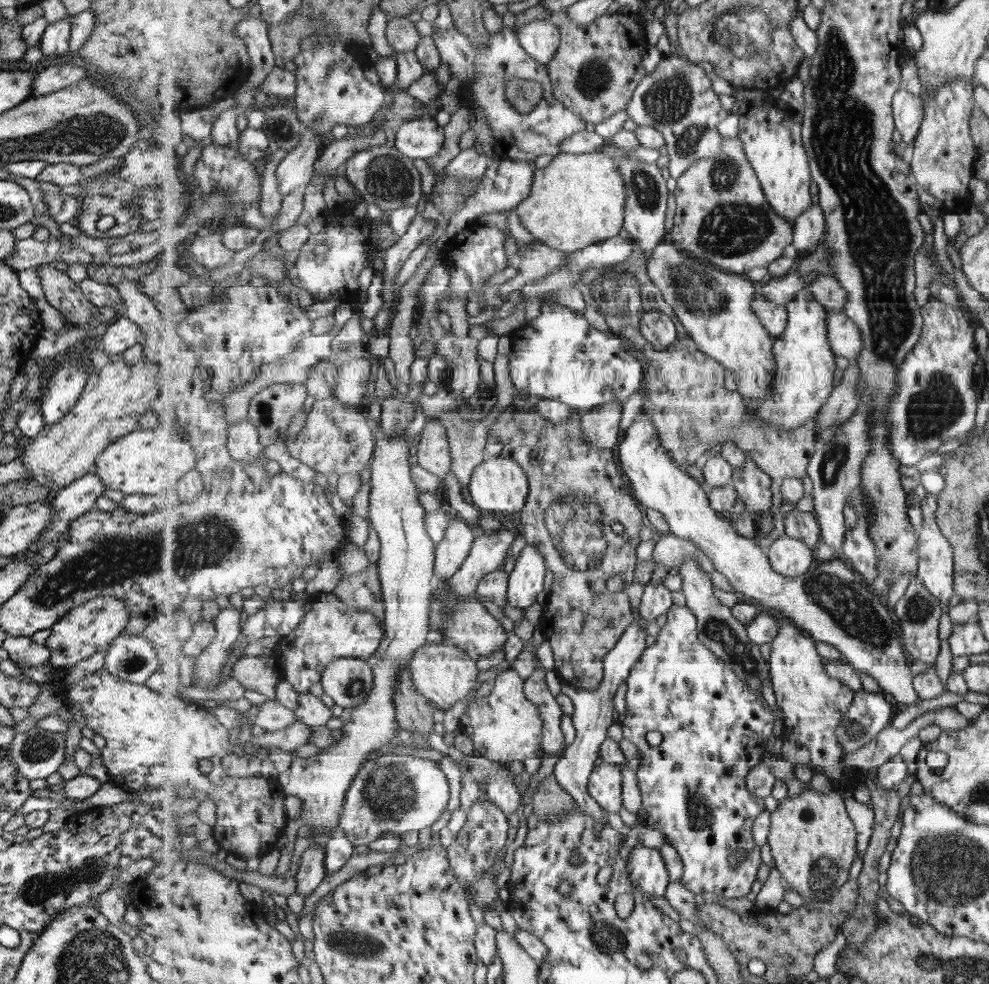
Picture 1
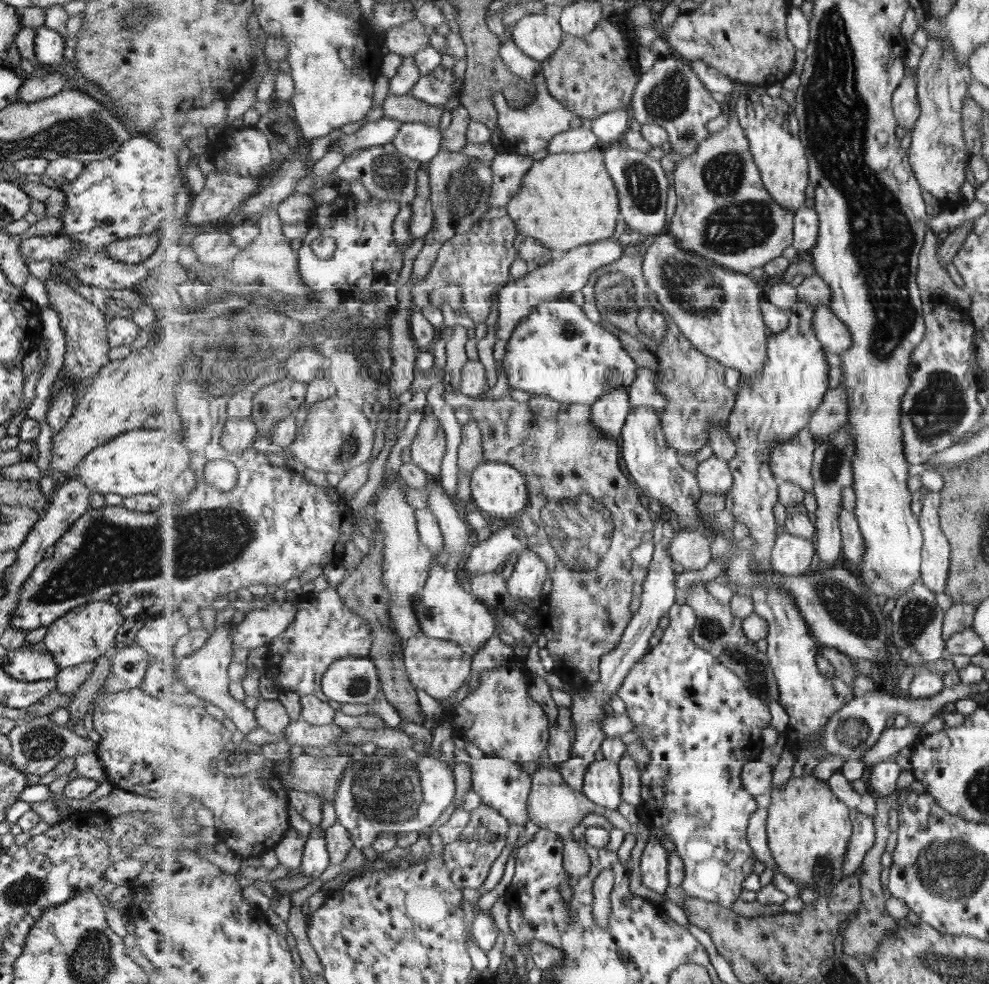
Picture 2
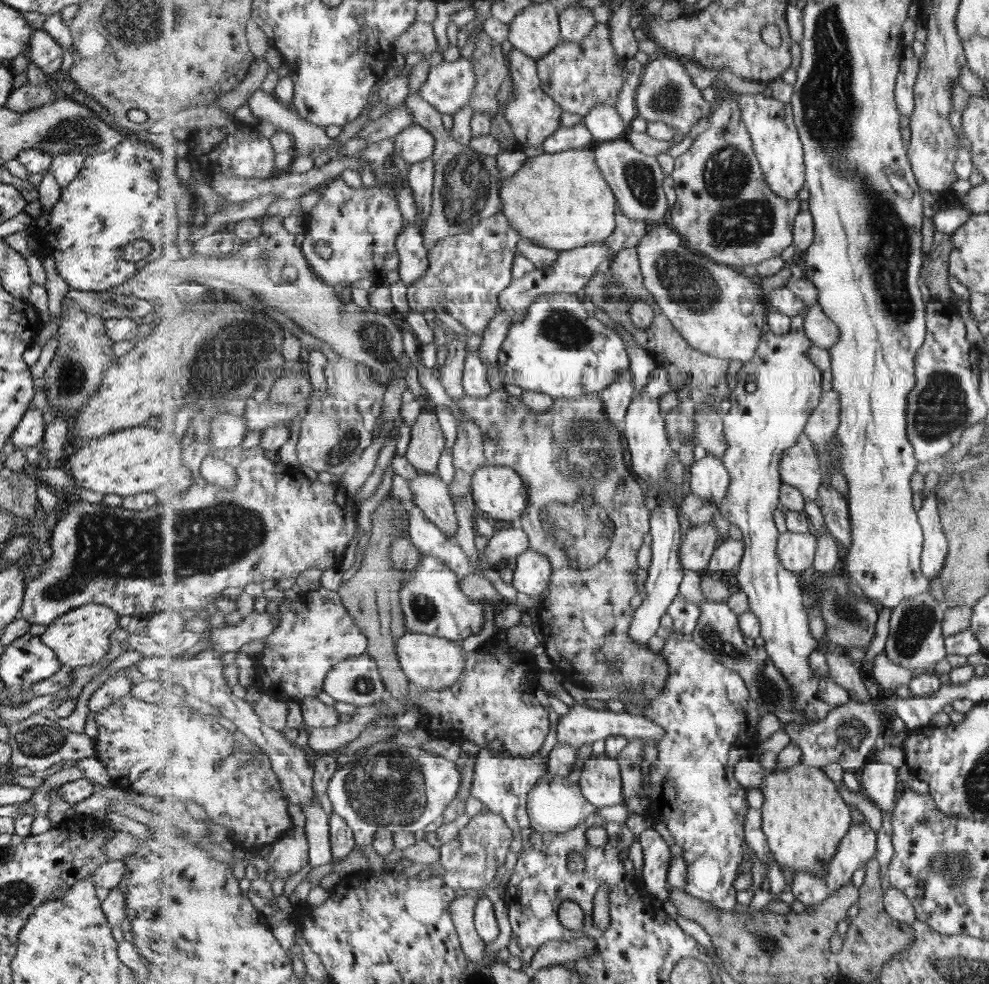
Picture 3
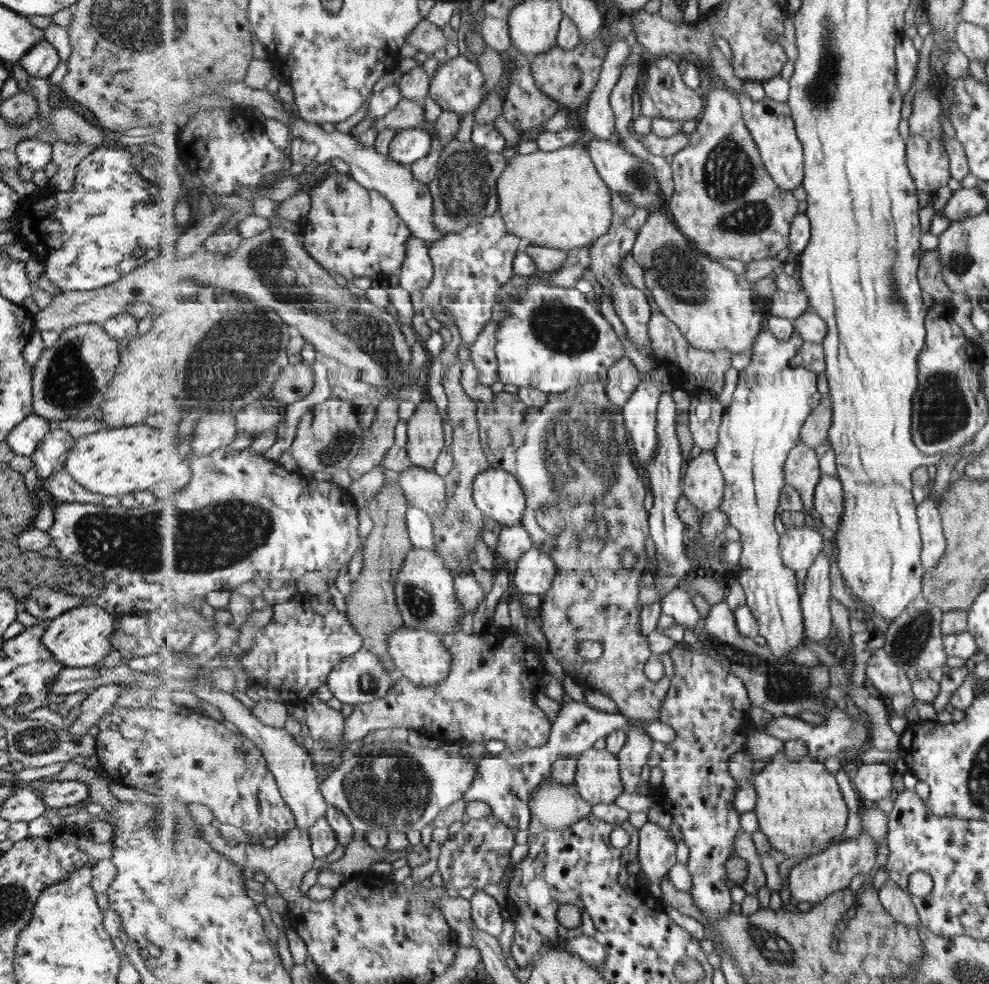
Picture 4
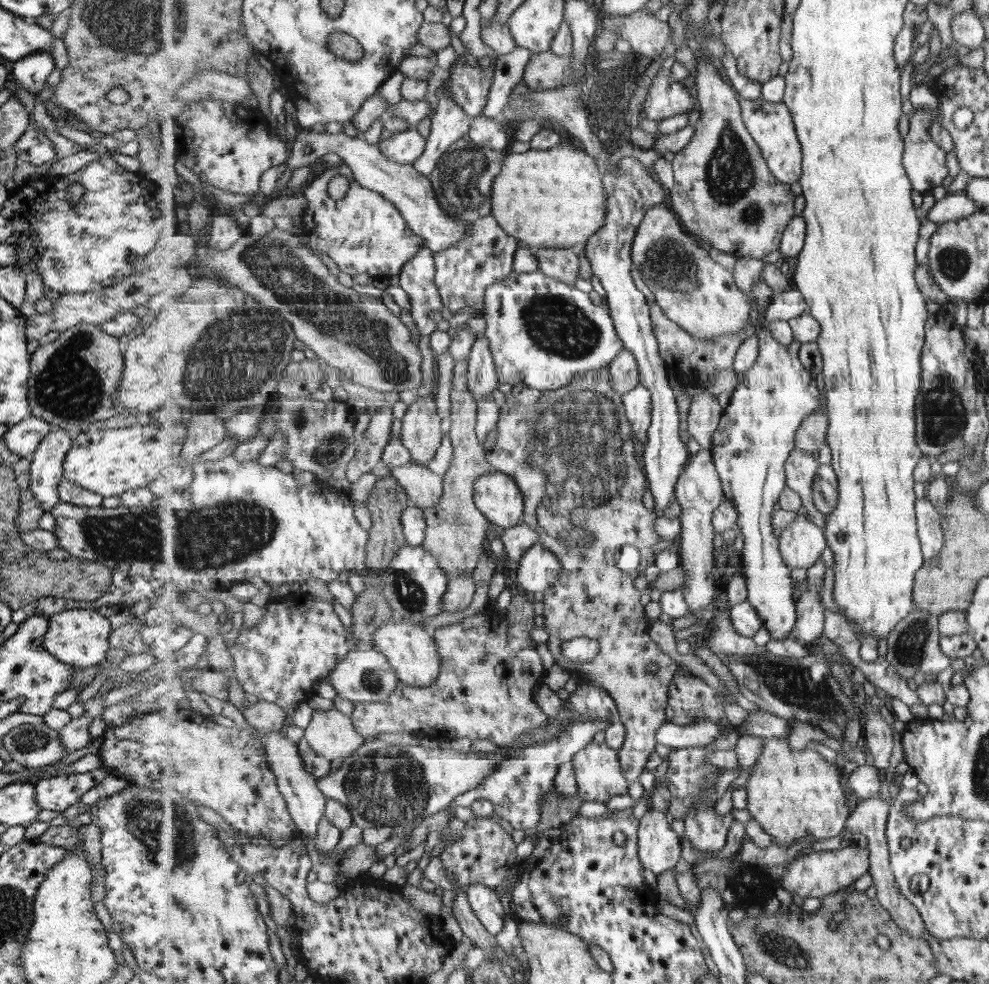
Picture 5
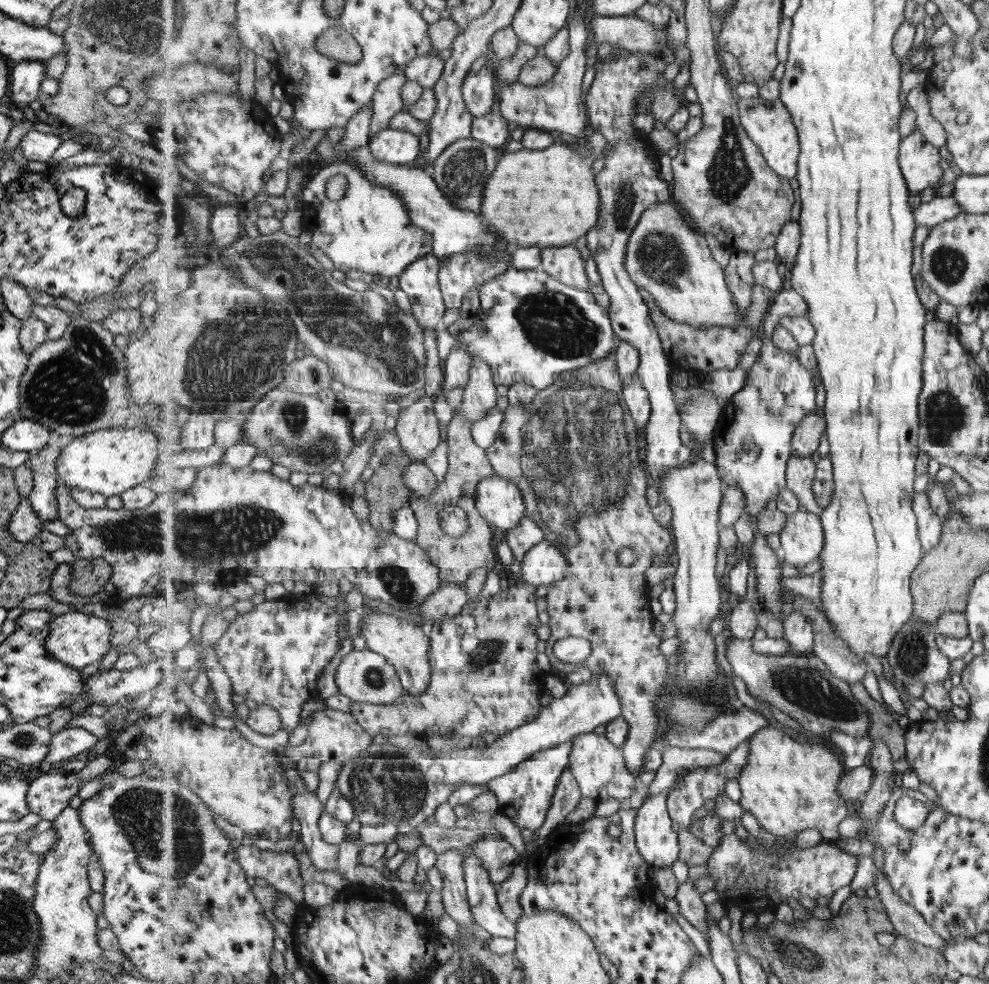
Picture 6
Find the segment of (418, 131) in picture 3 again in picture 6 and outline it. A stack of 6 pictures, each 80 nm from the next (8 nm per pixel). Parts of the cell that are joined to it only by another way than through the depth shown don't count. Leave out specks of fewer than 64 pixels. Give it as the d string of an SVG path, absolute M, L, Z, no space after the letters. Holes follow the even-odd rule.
M387 127L370 137L371 152L379 159L391 164L407 165L417 160L421 152L419 137L411 131Z

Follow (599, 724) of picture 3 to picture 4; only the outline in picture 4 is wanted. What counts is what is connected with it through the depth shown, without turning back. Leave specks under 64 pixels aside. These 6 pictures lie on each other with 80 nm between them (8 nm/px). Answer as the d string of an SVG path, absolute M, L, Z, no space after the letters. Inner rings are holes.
M570 702L560 709L558 717L553 721L552 734L544 746L528 750L510 751L504 750L495 757L483 756L479 759L477 776L473 780L471 788L463 794L463 802L483 801L492 806L492 812L506 826L515 831L529 830L532 822L532 810L530 802L533 793L553 775L553 765L561 761L565 755L579 756L581 753L591 750L593 744L599 738L606 739L613 732L625 732L626 735L633 728L641 728L645 734L649 734L656 741L665 745L677 741L677 732L669 724L657 721L647 723L633 723L622 713L610 714L587 704Z

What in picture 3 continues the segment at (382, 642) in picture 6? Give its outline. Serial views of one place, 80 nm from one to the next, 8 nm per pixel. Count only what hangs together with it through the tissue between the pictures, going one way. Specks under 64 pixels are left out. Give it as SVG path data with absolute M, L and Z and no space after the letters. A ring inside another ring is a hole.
M407 632L398 640L398 657L404 673L411 682L412 686L423 690L443 690L449 686L455 686L459 682L458 678L464 674L466 653L462 651L461 645L457 641L450 641L441 638L439 635Z

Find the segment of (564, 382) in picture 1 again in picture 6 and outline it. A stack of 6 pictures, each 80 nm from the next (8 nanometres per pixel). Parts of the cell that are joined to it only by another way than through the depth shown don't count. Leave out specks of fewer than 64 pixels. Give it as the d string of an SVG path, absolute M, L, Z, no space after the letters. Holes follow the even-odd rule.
M511 268L508 270L508 272L505 272L505 274L497 276L493 282L483 284L483 286L480 288L479 298L480 307L471 316L473 319L473 324L470 329L461 331L455 336L450 334L445 327L440 327L436 331L438 355L442 364L444 364L449 359L449 355L453 353L453 349L455 349L455 345L457 345L457 343L467 343L467 351L469 351L469 355L471 355L473 362L477 361L477 359L481 359L481 361L489 363L492 370L493 382L497 386L501 386L502 384L510 387L512 384L523 381L531 386L534 386L535 388L538 388L540 391L545 390L546 388L549 388L551 385L555 384L559 378L562 380L562 378L566 376L567 371L571 372L576 371L577 369L582 369L583 367L591 367L595 362L599 362L599 360L607 360L607 358L609 358L613 352L618 350L619 345L622 343L614 331L609 309L603 308L599 306L599 304L596 304L595 296L593 296L593 294L590 292L569 287L567 284L560 282L557 278L550 276L542 268L535 270L517 270Z

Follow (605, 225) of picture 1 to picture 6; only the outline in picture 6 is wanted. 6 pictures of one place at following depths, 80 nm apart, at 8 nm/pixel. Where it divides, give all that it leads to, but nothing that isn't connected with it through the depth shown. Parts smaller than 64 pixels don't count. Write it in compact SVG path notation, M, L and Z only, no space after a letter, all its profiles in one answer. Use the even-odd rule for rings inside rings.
M555 143L545 150L521 148L518 151L510 153L506 151L503 152L497 161L497 166L495 167L493 174L491 174L485 182L486 185L484 186L483 191L483 218L485 218L485 222L490 226L491 230L501 233L501 237L507 239L513 247L537 247L543 250L574 245L578 238L581 238L581 236L586 237L595 226L599 226L599 218L602 217L602 195L599 194L597 174L593 172L593 162L601 157L602 154L600 151L593 155L583 156L583 154L571 150L571 148L565 144Z

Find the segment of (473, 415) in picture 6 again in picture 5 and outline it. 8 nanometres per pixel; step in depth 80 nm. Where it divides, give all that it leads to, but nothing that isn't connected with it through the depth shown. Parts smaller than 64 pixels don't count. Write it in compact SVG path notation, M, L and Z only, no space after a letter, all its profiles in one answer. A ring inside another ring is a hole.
M484 333L476 340L471 350L467 369L467 388L470 388L469 391L475 400L490 396L493 394L493 390L497 390L500 380L495 359L493 359L493 353L489 347L489 339L484 336Z

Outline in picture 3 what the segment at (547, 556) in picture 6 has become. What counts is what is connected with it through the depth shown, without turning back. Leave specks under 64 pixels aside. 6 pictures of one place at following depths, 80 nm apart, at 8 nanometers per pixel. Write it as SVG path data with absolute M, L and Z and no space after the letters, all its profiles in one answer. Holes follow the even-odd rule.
M529 548L519 555L513 571L512 586L528 596L542 596L550 588L554 566L547 555Z

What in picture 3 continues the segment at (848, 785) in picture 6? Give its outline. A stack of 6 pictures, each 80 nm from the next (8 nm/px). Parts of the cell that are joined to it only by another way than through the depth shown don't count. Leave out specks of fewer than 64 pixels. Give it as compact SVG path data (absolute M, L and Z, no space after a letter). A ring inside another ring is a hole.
M868 762L862 771L859 781L861 792L879 808L889 811L890 816L887 817L892 821L897 788L899 788L899 782L897 782L899 770L891 764Z

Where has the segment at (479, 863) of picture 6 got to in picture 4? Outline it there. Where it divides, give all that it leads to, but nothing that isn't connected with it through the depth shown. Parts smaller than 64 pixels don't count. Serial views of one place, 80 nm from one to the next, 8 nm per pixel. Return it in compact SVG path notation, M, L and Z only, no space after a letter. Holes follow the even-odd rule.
M478 889L469 901L471 902L471 921L494 937L501 936L503 916L501 916L501 905L497 904L497 900L489 896L485 890Z

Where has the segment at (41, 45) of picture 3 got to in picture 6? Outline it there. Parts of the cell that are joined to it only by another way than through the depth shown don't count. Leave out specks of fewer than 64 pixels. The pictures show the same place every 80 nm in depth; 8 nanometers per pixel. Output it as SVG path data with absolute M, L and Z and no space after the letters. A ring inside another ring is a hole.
M27 60L15 63L10 70L10 96L7 93L9 102L13 102L14 107L21 107L23 102L33 102L35 98L40 98L39 84L46 77L44 62Z

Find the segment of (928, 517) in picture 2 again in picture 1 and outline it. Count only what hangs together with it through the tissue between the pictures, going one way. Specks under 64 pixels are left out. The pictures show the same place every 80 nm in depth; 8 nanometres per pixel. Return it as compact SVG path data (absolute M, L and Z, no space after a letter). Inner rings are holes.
M926 494L921 501L923 512L923 522L918 531L919 534L919 568L917 576L921 578L924 585L940 600L944 612L949 612L949 600L956 594L954 589L955 567L954 567L954 547L950 543L948 536L942 531L938 523L938 505L939 496L935 494Z

